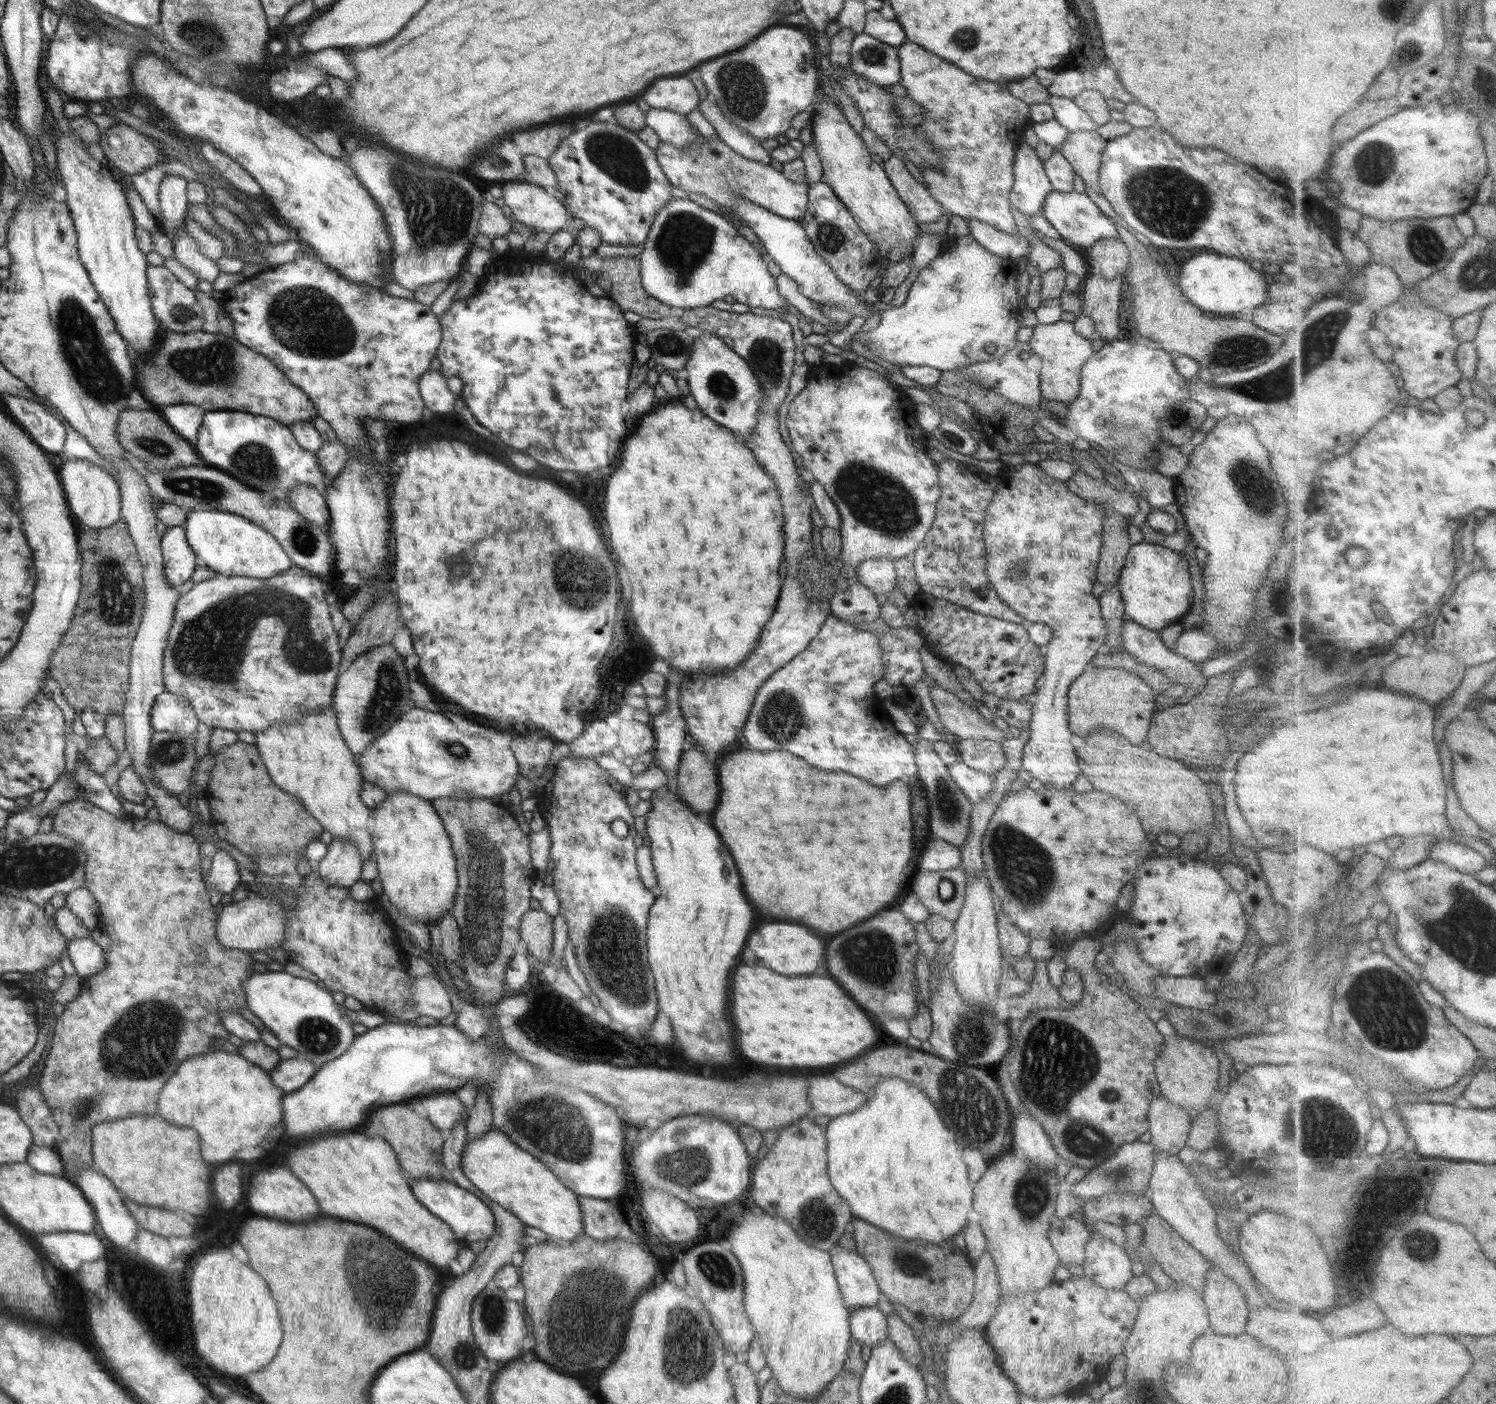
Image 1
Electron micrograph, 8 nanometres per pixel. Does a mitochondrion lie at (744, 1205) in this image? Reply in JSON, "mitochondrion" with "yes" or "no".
{"mitochondrion":"no"}

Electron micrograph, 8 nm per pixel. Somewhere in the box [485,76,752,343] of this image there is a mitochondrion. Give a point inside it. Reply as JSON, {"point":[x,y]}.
{"point":[685,238]}

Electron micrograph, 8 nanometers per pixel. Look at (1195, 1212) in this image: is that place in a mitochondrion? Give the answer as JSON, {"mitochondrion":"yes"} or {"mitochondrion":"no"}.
{"mitochondrion":"no"}

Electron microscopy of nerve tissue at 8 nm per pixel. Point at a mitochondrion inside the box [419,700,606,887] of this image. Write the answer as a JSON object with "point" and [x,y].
{"point":[457,750]}

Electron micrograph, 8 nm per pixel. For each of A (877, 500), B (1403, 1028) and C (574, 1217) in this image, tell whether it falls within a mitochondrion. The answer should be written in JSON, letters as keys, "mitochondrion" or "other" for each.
{"A":"mitochondrion","B":"mitochondrion","C":"other"}

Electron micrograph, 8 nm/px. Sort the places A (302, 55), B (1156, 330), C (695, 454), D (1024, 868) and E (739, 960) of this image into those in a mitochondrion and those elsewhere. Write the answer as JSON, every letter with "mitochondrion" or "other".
{"A":"other","B":"other","C":"other","D":"mitochondrion","E":"other"}

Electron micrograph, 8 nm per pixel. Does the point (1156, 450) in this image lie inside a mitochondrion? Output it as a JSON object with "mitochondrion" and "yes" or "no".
{"mitochondrion":"no"}

